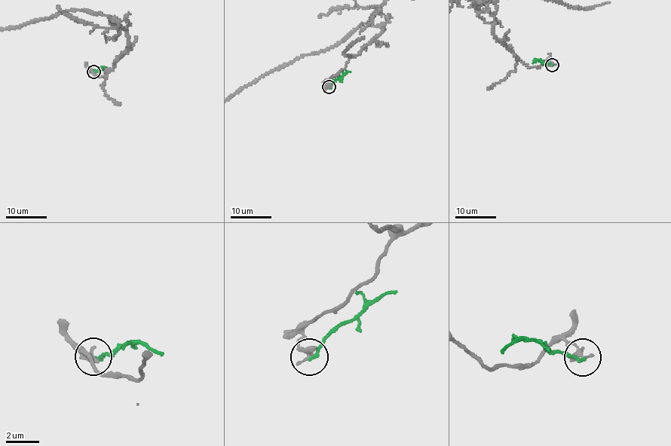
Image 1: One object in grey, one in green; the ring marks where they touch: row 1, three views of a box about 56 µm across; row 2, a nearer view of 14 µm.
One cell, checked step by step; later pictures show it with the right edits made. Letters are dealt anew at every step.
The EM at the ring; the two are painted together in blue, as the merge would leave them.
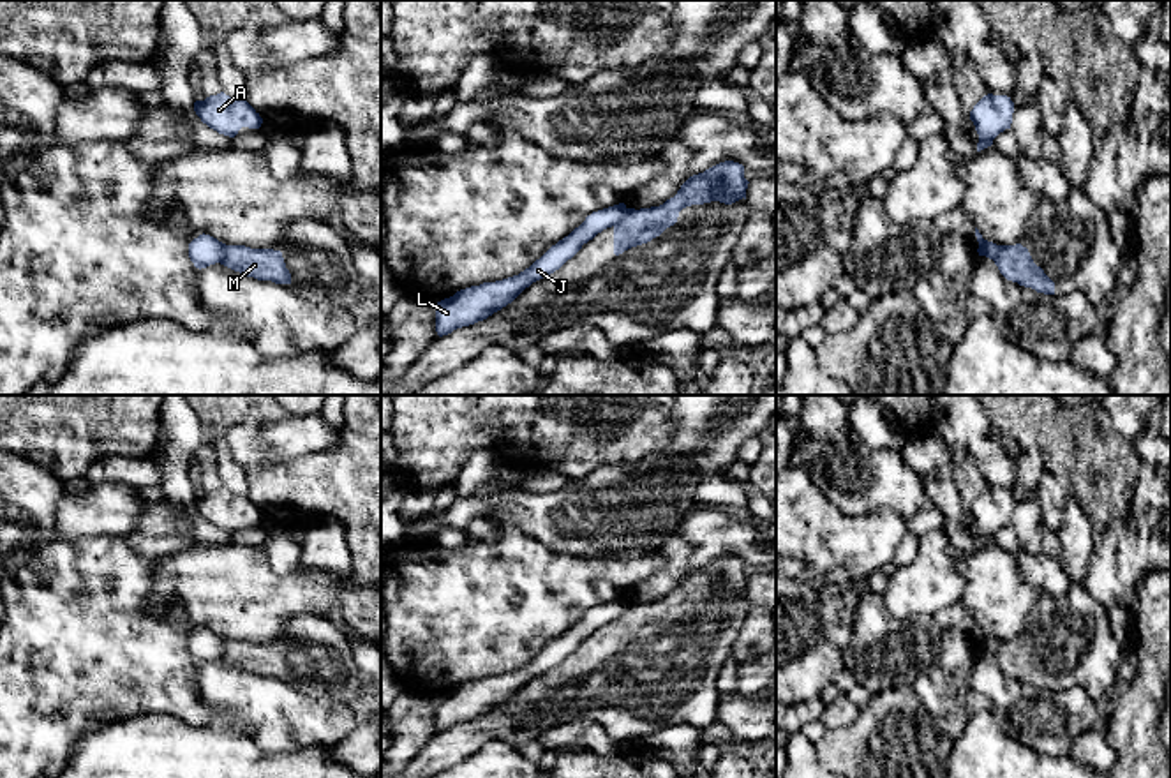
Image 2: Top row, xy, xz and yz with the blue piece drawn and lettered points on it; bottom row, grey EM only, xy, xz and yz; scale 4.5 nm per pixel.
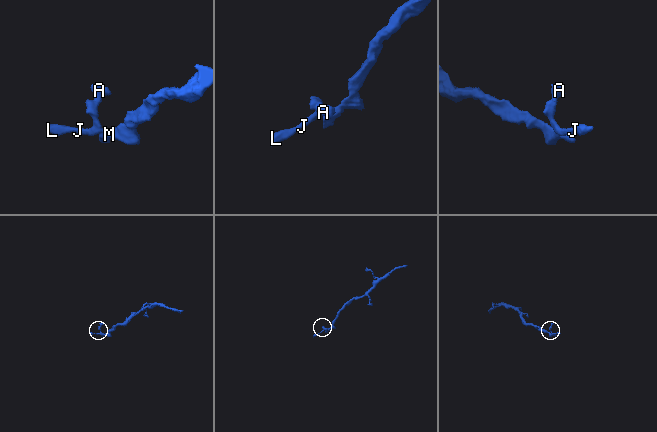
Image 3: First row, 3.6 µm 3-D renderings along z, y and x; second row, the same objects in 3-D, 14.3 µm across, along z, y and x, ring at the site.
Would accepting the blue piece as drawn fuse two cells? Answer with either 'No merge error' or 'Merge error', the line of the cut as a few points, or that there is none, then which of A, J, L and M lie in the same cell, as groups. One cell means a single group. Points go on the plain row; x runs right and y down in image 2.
Merge error. Split along xz (628, 604), (614, 621). Groups: A J L / M

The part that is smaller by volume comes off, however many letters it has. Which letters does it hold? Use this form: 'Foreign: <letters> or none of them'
Foreign: A, J, L

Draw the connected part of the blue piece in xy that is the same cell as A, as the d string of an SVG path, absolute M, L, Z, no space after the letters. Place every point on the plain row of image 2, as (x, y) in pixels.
M224 487L196 496L194 506L203 519L229 533L235 533L242 522L259 524L263 519L259 508L247 496L231 494Z

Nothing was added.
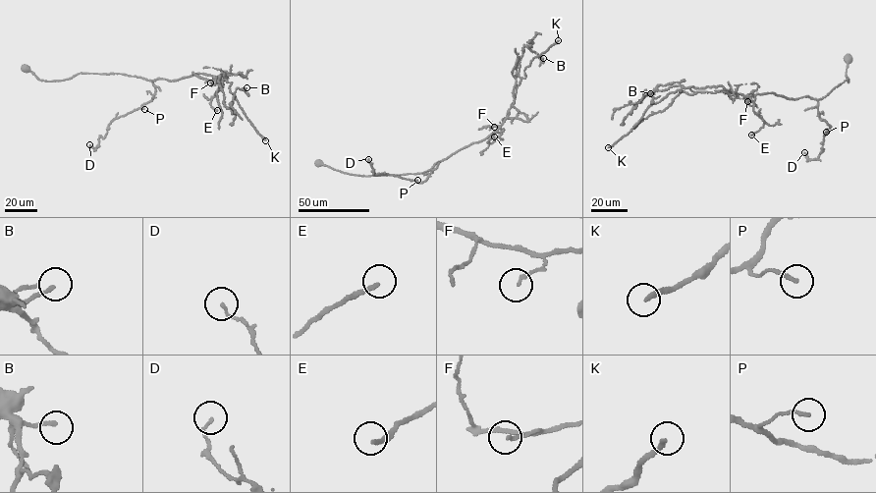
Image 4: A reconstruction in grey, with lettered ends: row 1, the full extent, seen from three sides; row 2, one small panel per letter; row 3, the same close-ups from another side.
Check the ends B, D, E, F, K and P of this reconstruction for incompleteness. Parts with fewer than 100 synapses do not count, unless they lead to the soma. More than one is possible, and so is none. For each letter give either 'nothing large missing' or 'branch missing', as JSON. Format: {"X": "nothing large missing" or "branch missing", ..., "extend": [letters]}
{"B": "nothing large missing", "D": "nothing large missing", "E": "nothing large missing", "F": "nothing large missing", "K": "branch missing", "P": "nothing large missing", "extend": ["K"]}

